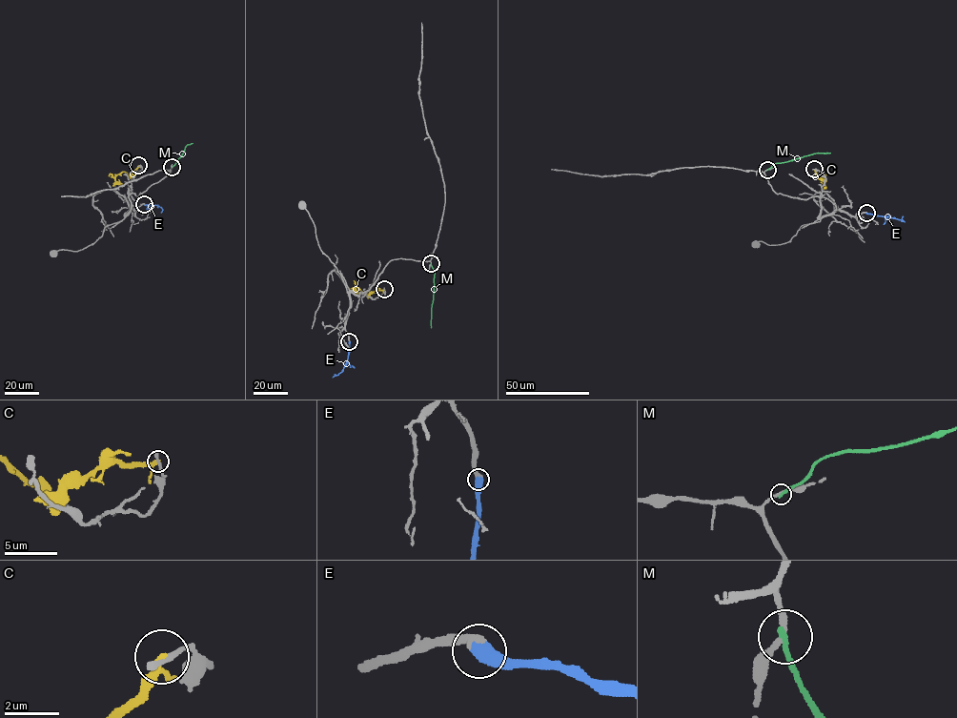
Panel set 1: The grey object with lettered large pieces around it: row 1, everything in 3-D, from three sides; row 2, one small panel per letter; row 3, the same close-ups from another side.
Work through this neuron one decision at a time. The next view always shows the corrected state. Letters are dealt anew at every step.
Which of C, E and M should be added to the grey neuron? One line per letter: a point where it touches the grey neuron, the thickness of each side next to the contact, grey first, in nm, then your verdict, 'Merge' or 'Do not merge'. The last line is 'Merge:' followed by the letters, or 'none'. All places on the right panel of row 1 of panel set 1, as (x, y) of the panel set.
C: Touches grey at (814, 169). Thickness 300 nm (grey) against 220 nm. Do not merge
E: Touches grey at (866, 213). Thickness 440 nm (grey) against 550 nm. Merge
M: Touches grey at (767, 170). Thickness 180 nm (grey) against 200 nm. Do not merge
Merge: E

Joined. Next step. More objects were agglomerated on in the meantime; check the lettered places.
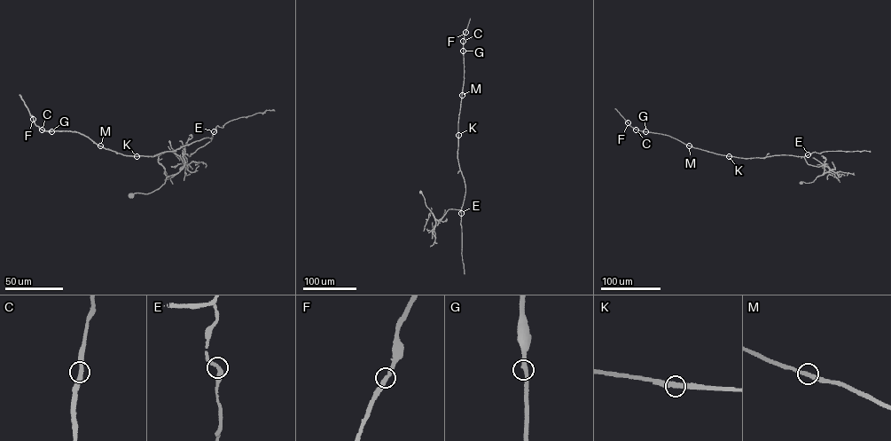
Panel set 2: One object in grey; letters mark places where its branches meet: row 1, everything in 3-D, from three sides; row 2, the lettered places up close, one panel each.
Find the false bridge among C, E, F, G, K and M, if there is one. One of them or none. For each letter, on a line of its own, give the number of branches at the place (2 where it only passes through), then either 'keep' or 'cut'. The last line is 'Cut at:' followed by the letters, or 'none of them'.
C: 2 branches meet; keep
E: 2 branches meet; keep
F: 2 branches meet; keep
G: 2 branches meet; keep
K: 2 branches meet; keep
M: 2 branches meet; keep
Cut at: none of them

